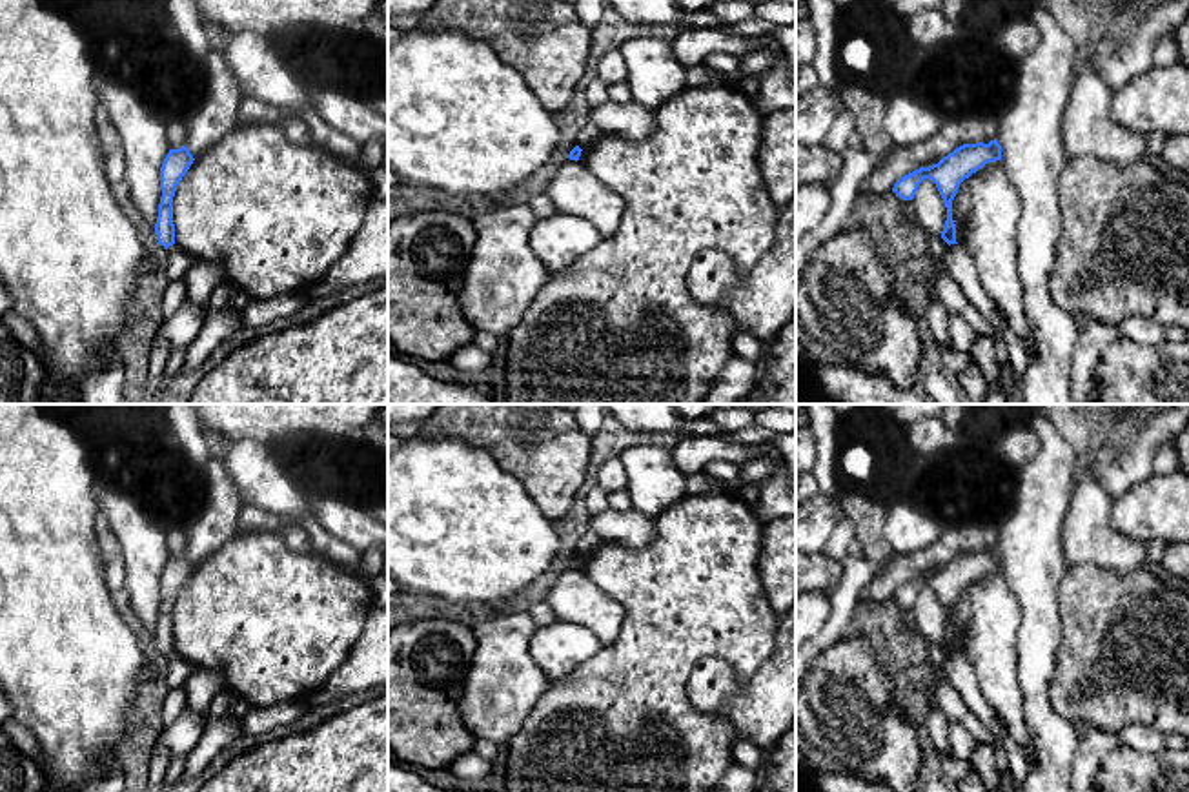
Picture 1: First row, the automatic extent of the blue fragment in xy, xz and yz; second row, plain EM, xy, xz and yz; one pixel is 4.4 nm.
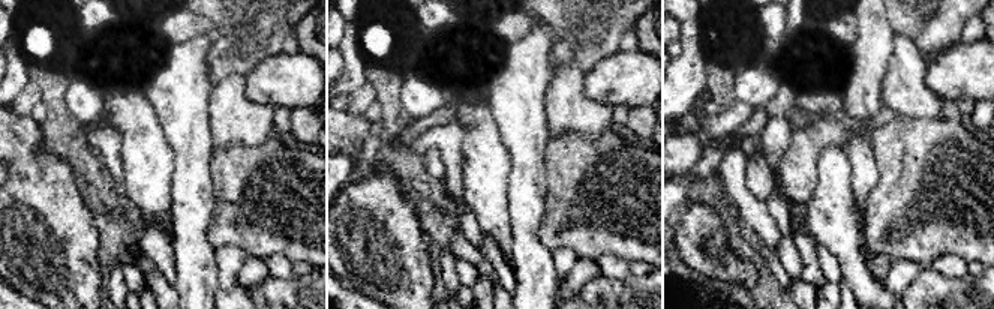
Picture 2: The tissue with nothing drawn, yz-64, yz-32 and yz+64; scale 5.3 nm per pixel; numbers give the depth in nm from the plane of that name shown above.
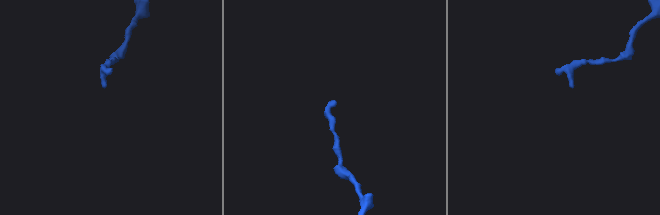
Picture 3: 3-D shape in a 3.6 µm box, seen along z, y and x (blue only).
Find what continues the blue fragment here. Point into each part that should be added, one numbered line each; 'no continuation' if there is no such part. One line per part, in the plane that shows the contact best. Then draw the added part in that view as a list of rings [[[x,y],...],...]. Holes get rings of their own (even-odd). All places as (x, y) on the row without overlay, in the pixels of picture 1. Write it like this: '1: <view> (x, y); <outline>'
no continuation

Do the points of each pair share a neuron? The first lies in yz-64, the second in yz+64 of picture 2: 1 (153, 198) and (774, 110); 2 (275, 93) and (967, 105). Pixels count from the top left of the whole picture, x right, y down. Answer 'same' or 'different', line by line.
1: different
2: different

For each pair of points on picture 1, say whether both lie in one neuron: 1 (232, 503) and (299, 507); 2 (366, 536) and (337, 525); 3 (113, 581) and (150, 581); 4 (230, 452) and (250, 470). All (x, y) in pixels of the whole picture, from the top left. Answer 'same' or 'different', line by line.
1: different
2: same
3: different
4: same

